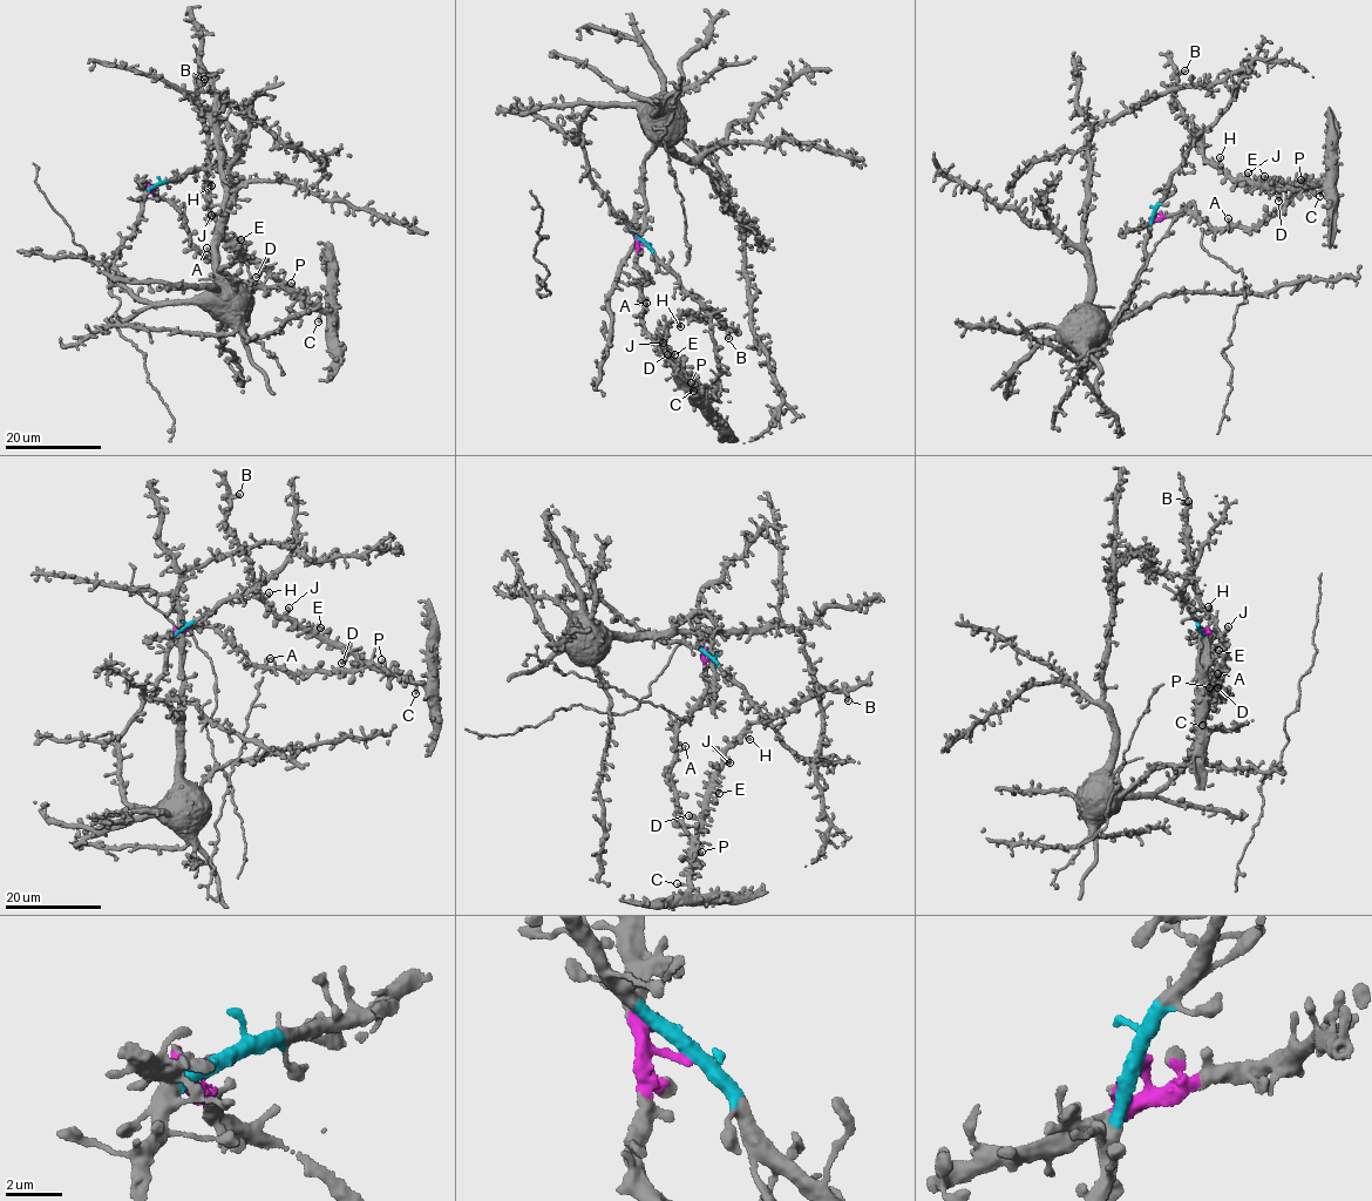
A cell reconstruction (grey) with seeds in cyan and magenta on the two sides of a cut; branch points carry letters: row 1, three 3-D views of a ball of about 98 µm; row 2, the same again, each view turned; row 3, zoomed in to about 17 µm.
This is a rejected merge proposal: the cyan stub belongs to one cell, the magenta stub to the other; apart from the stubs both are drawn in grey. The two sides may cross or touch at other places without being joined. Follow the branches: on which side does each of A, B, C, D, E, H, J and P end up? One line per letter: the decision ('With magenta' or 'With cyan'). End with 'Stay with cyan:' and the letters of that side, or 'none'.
A: With magenta
B: With magenta
C: With magenta
D: With magenta
E: With magenta
H: With magenta
J: With magenta
P: With magenta
Stay with cyan: none

